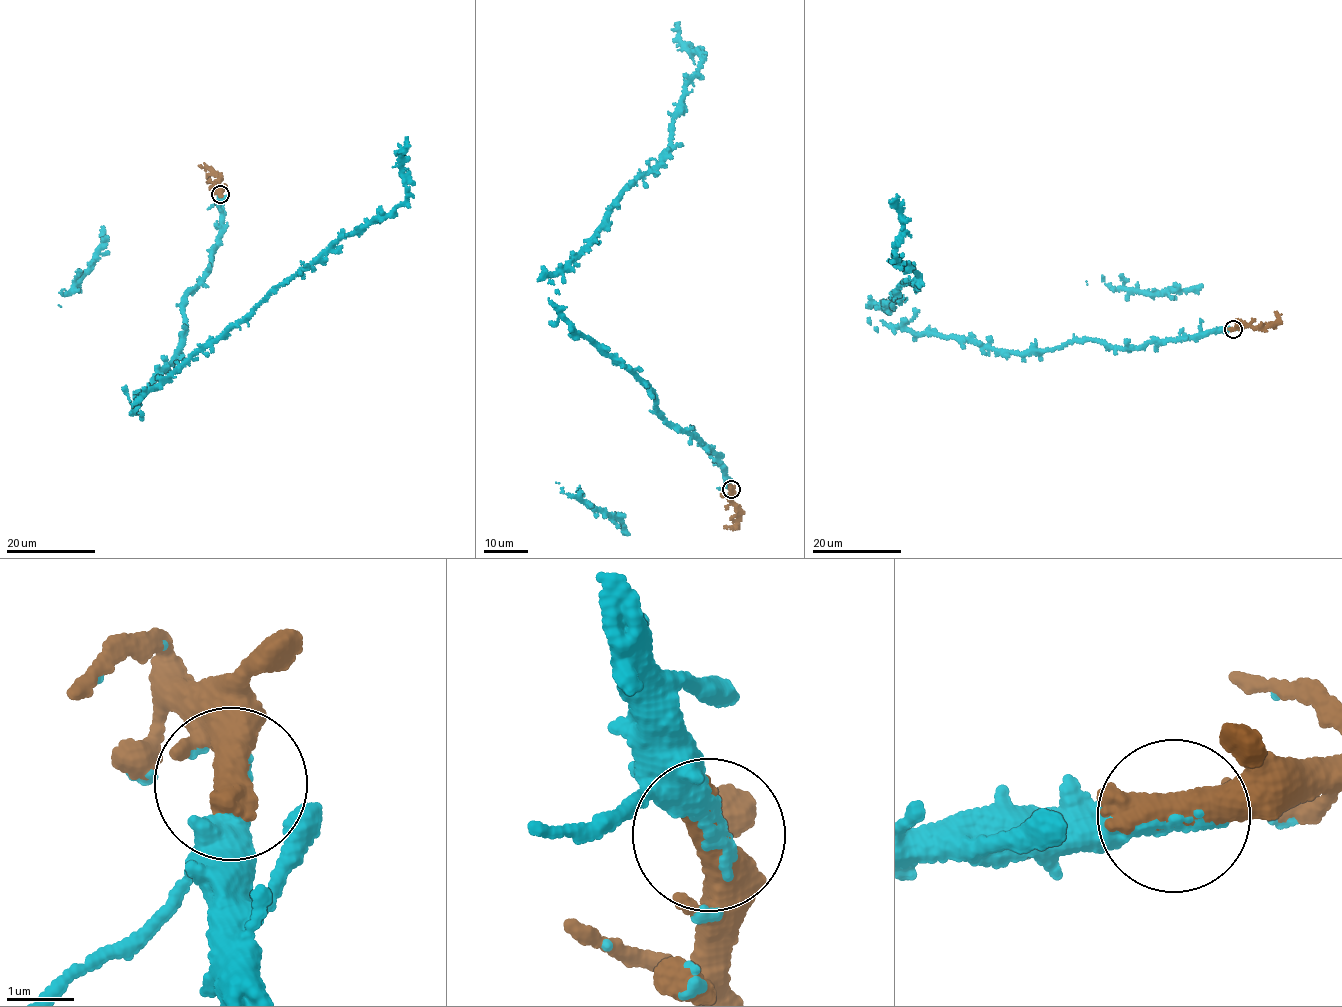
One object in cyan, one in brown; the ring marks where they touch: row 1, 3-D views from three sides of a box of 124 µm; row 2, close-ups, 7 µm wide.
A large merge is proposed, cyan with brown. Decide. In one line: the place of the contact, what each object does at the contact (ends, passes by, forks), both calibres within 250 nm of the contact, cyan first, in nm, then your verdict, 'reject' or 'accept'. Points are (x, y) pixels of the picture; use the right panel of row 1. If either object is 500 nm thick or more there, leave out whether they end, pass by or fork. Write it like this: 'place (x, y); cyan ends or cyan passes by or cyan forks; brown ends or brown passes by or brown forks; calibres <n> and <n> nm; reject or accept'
place (1233, 329); calibres 150 and 650 nm; accept

